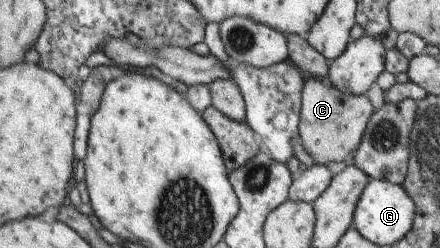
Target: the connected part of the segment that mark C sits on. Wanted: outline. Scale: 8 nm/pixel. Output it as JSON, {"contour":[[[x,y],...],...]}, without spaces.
{"contour":[[[306,78],[300,116],[302,146],[315,165],[340,169],[355,158],[355,152],[359,150],[365,130],[375,113],[375,106],[367,96],[351,96],[332,84],[329,88],[321,80]]]}

